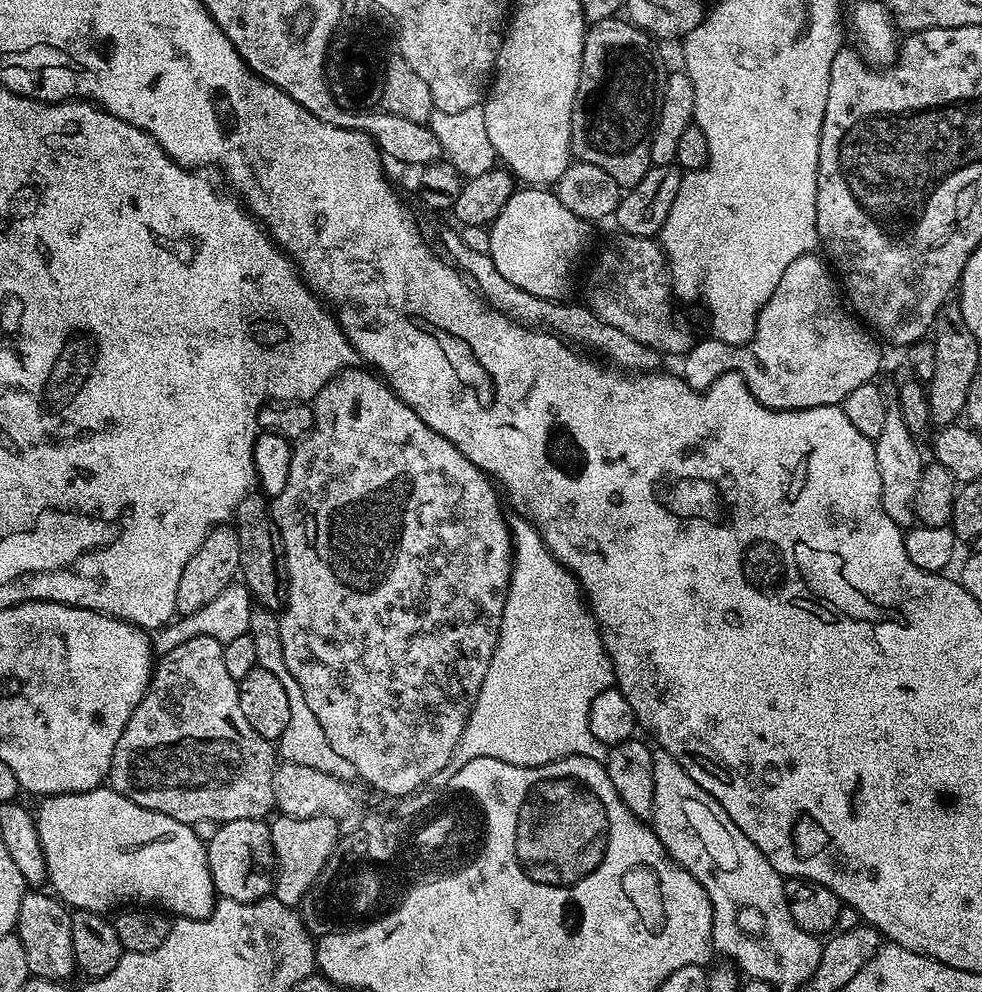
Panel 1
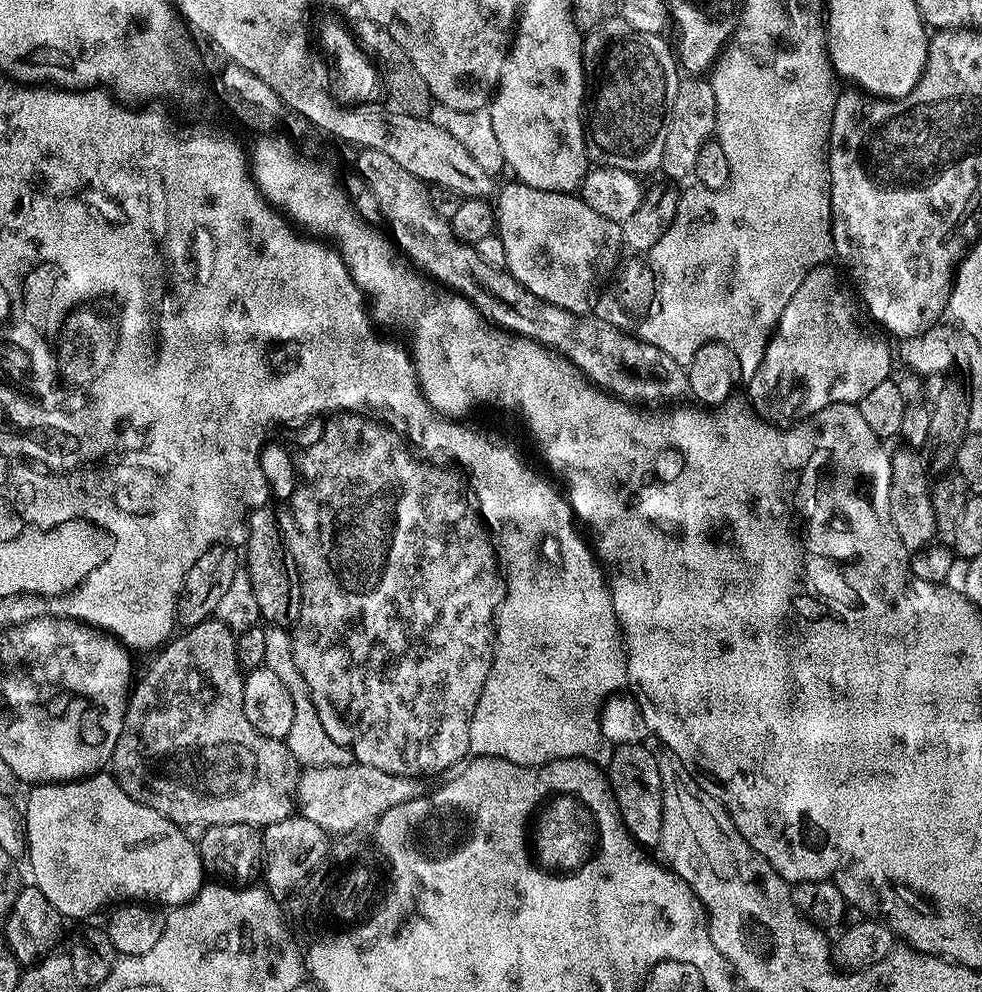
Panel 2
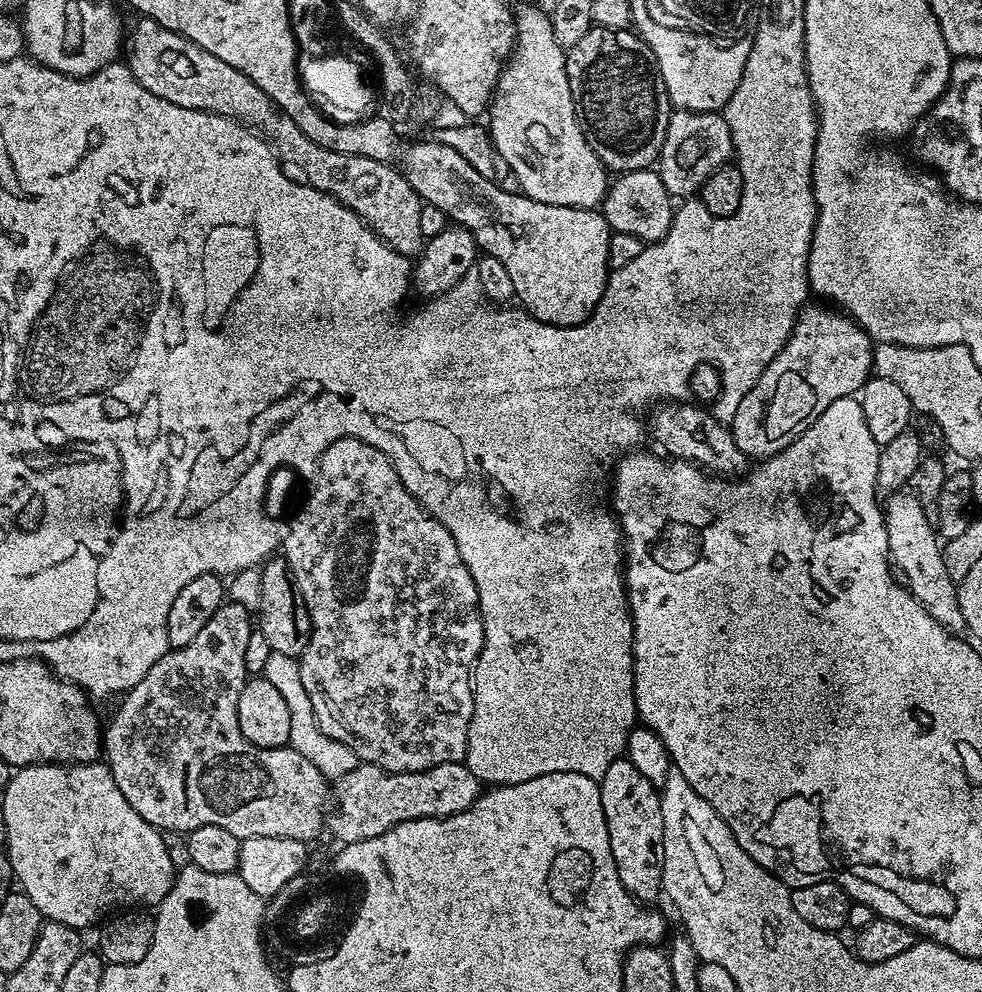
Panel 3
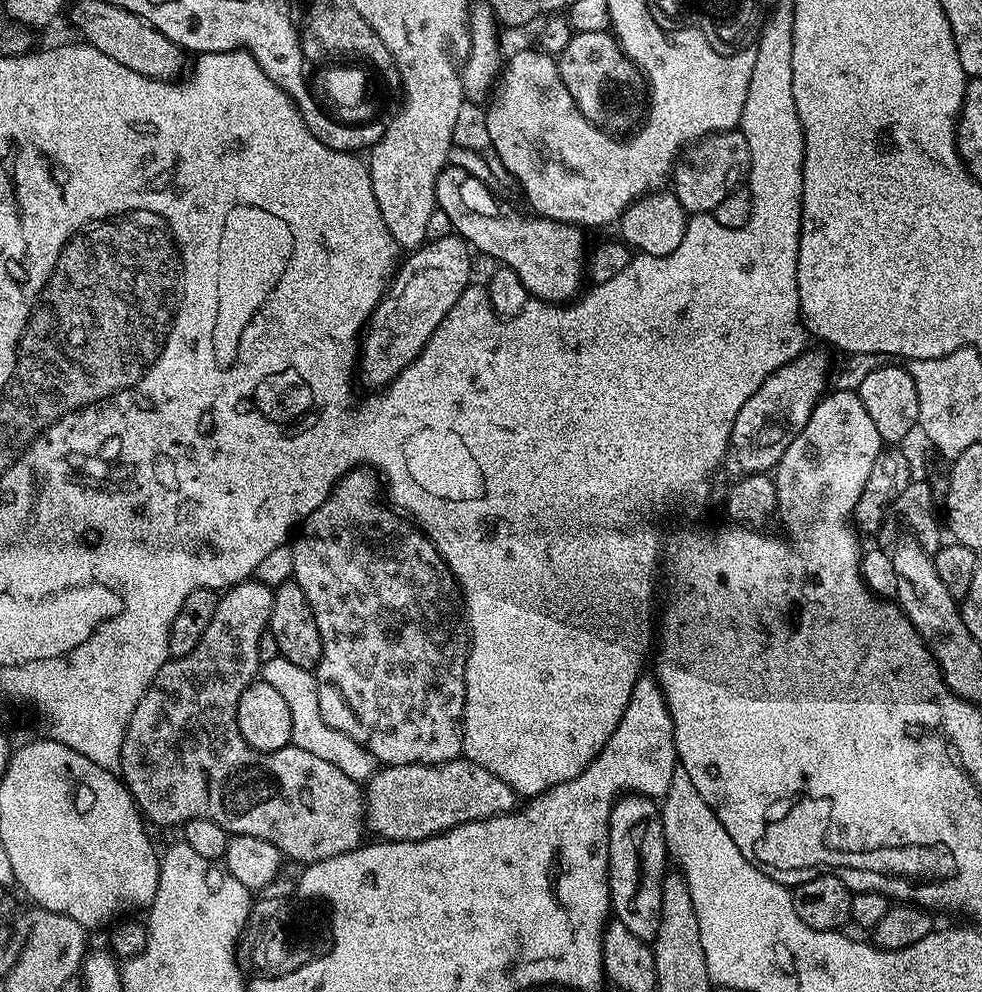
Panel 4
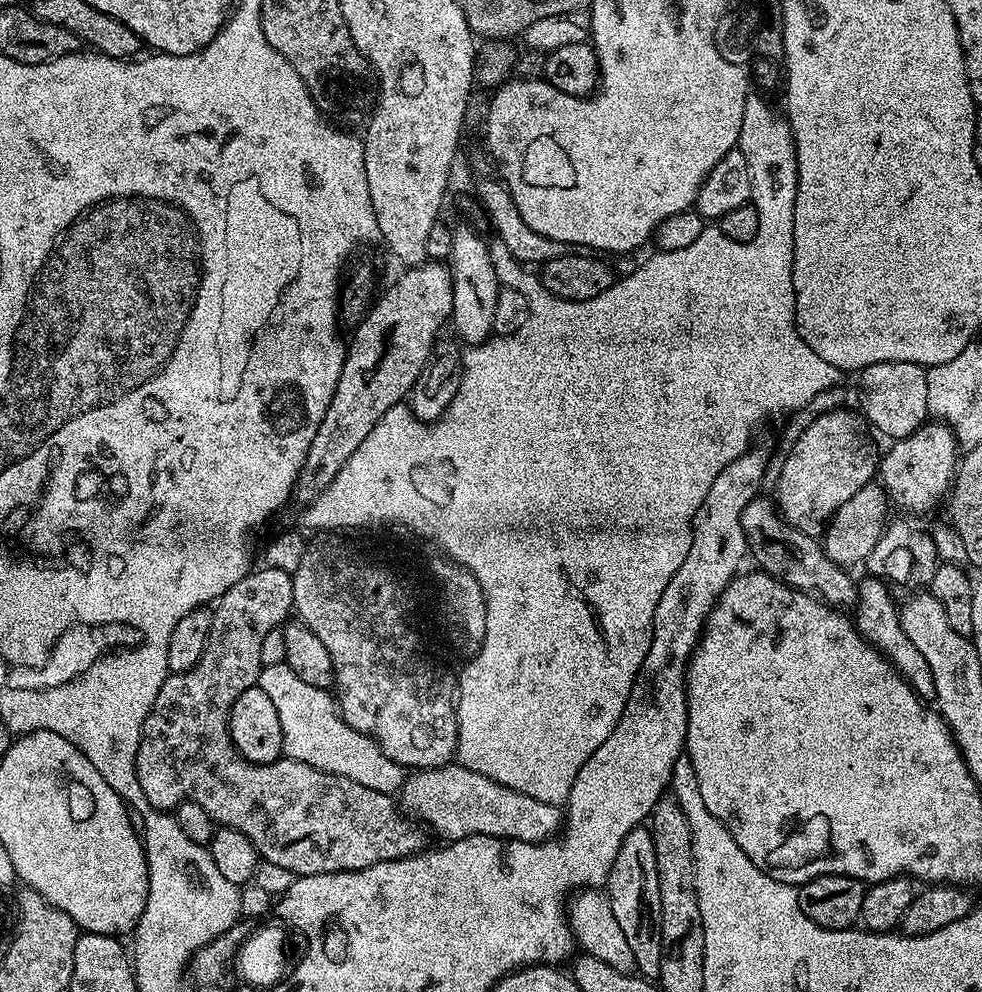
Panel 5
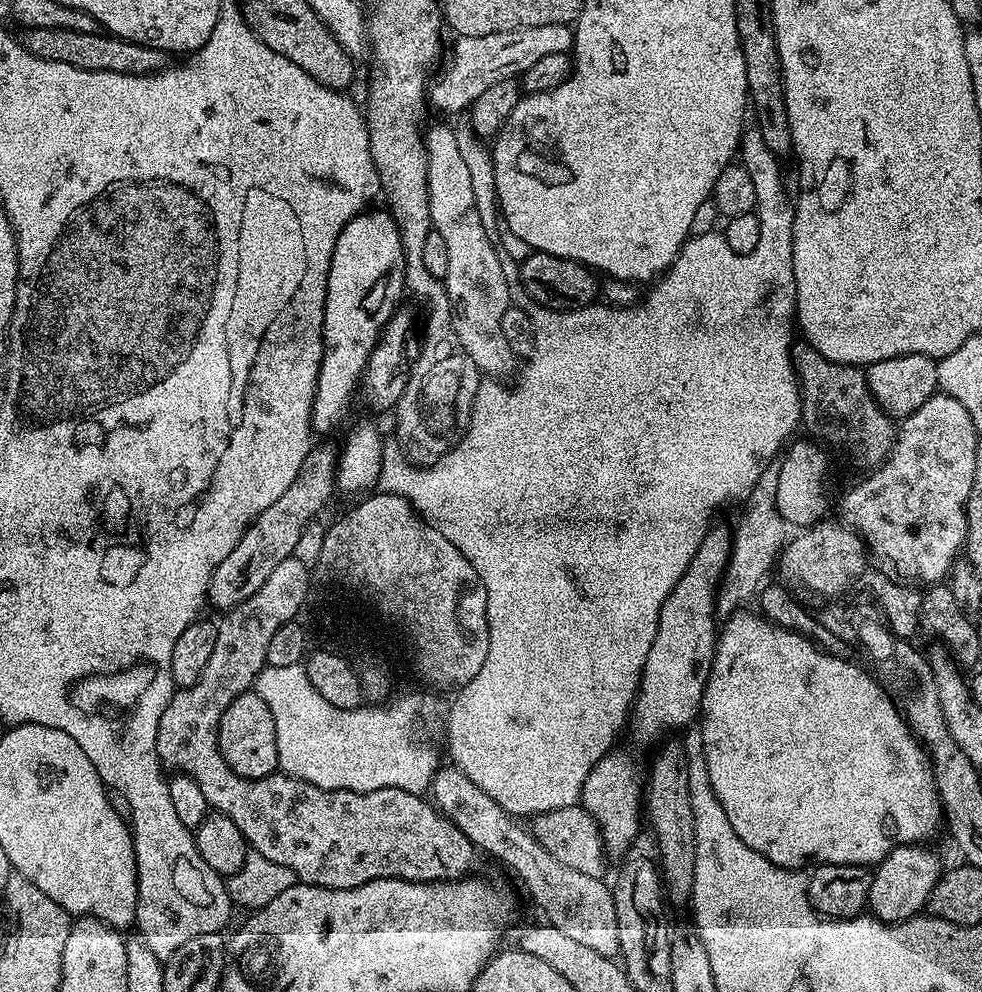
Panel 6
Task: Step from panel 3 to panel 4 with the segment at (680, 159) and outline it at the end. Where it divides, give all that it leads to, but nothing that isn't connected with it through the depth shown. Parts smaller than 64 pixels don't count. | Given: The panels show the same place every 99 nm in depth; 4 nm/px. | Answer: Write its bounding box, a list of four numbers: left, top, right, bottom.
[670,130,752,214]

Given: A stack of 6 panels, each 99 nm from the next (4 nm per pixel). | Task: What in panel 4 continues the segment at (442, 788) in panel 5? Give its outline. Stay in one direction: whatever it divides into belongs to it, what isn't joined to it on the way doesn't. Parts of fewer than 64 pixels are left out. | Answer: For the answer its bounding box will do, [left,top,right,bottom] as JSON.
[363,758,517,842]

